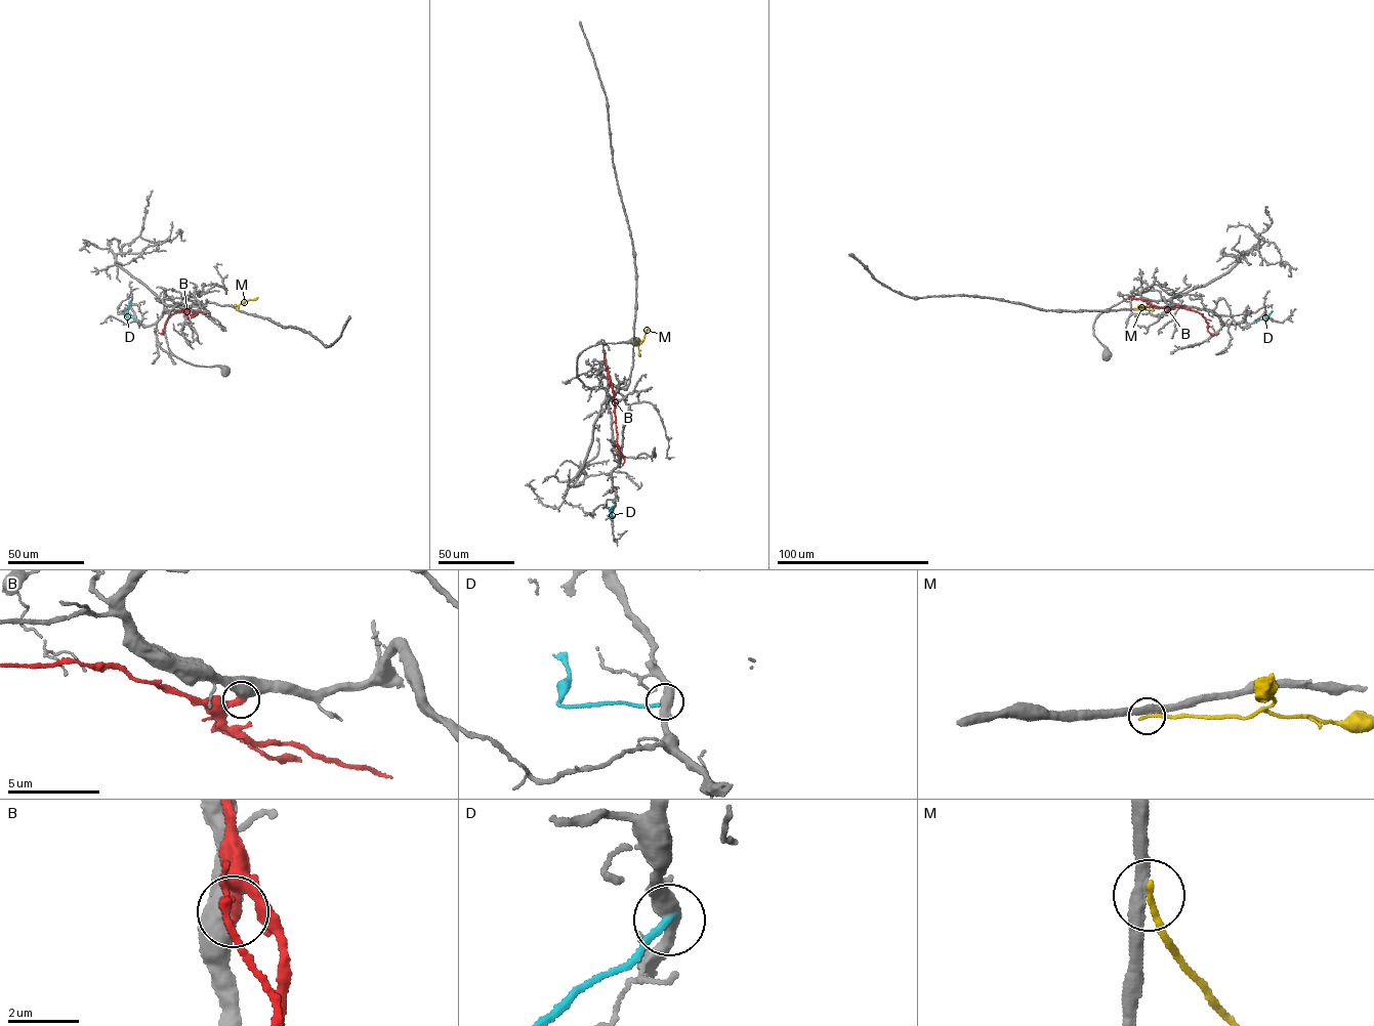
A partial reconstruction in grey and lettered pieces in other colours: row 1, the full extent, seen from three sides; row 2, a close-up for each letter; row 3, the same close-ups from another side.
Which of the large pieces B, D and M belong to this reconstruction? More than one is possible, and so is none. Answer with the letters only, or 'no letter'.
no letter

